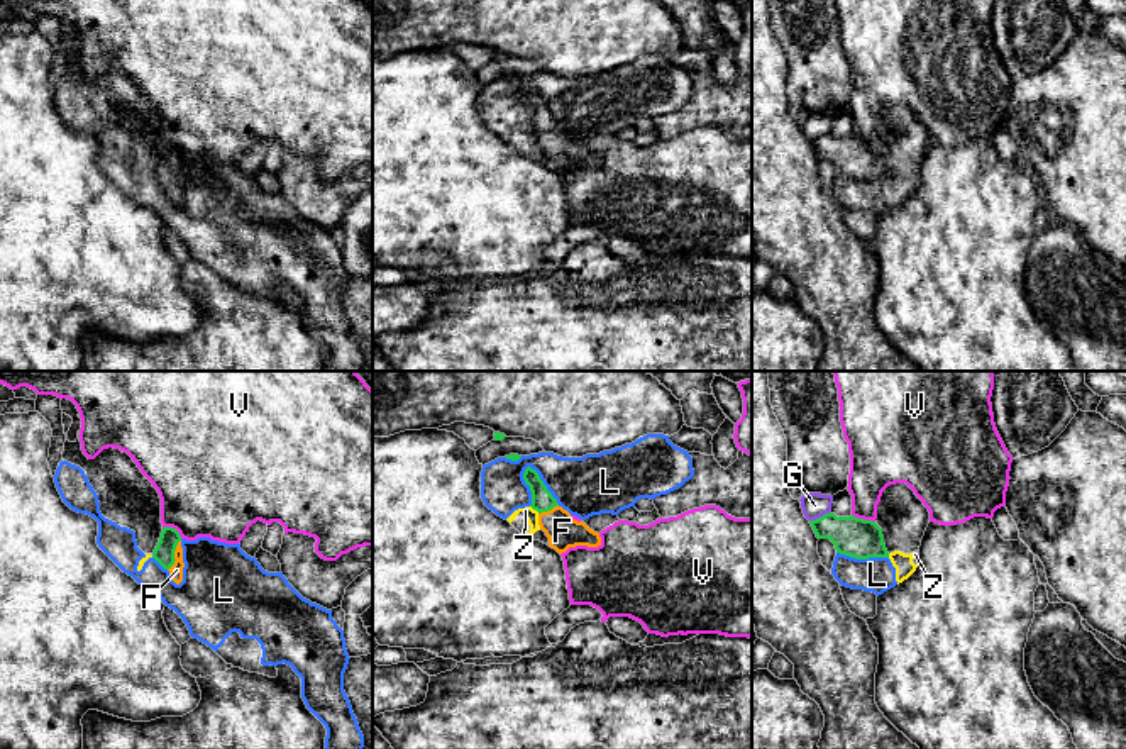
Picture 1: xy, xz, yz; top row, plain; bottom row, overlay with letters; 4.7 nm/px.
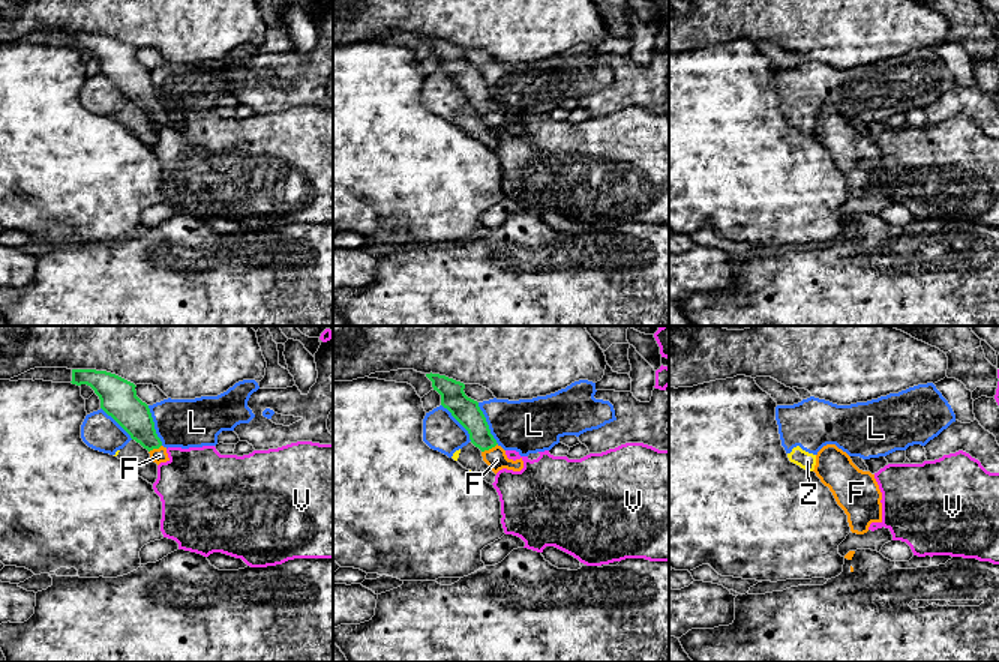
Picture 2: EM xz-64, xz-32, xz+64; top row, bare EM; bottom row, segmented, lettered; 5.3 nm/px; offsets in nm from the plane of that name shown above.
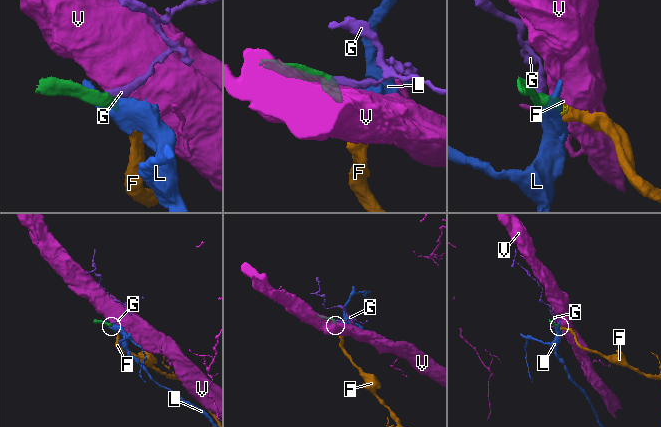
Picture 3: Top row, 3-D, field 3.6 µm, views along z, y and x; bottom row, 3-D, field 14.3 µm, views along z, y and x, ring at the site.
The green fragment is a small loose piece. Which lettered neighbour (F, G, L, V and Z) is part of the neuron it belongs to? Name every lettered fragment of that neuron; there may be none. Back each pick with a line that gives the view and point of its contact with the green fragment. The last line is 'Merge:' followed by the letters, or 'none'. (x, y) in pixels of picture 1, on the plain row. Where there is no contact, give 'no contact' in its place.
F: meets green in xy at (173, 175)
Merge: F

